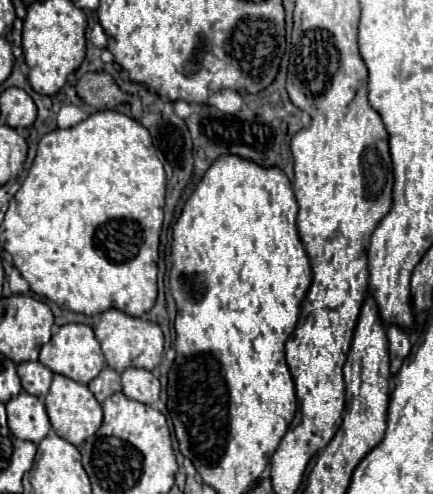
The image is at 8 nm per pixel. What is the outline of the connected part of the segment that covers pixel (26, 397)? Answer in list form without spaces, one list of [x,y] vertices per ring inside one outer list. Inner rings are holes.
[[[25,391],[7,403],[7,421],[11,433],[17,439],[25,439],[35,445],[51,431],[43,401]]]

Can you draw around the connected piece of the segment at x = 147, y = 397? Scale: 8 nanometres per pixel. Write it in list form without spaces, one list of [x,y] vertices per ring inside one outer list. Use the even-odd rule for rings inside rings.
[[[137,367],[125,369],[121,373],[121,381],[123,381],[123,393],[133,401],[151,405],[159,399],[161,391],[159,379],[147,369],[137,369]]]

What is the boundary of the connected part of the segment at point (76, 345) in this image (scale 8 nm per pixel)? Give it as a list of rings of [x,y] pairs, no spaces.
[[[63,325],[49,343],[45,343],[39,351],[39,363],[49,367],[53,373],[65,375],[77,383],[89,383],[99,375],[105,365],[105,357],[101,353],[101,345],[93,335],[89,325]]]

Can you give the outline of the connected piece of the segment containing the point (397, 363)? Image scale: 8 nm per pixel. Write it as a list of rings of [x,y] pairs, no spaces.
[[[389,325],[387,337],[389,337],[389,353],[391,353],[391,373],[397,373],[397,369],[401,367],[401,361],[409,355],[409,349],[411,349],[409,333],[397,325]]]

